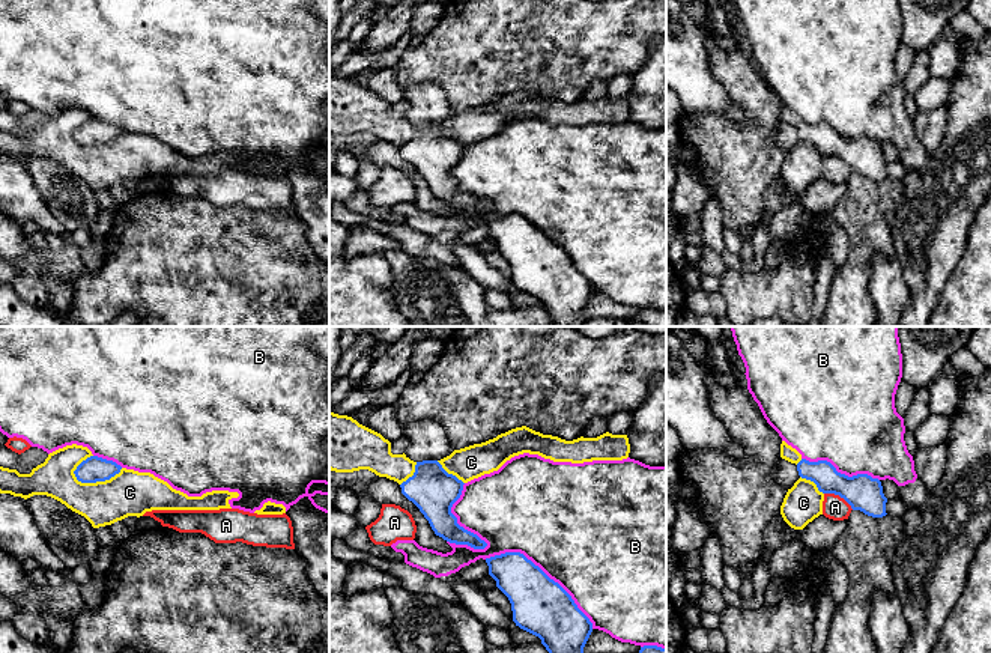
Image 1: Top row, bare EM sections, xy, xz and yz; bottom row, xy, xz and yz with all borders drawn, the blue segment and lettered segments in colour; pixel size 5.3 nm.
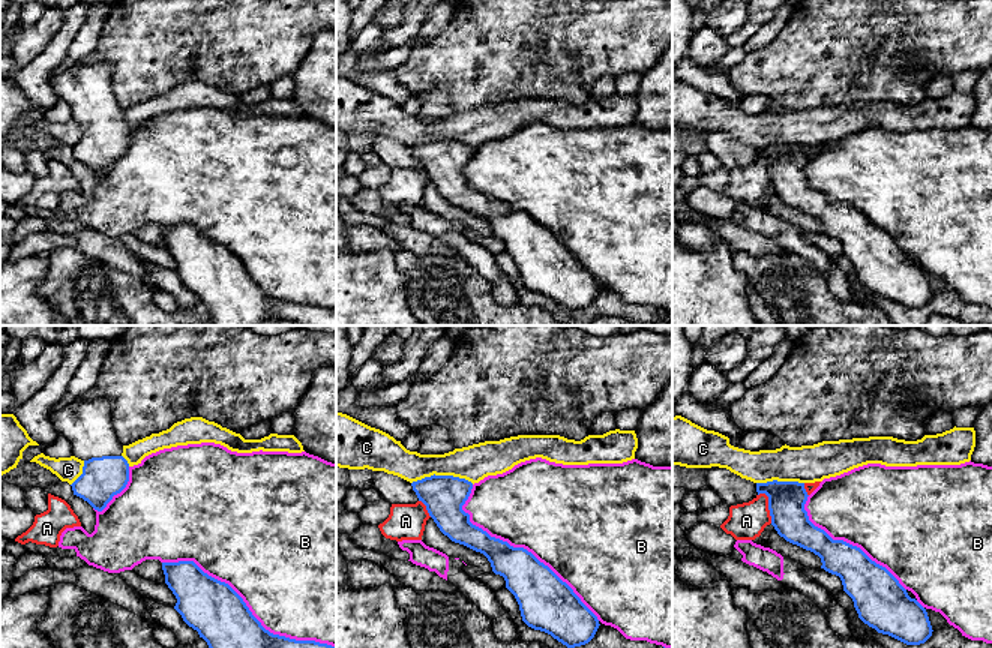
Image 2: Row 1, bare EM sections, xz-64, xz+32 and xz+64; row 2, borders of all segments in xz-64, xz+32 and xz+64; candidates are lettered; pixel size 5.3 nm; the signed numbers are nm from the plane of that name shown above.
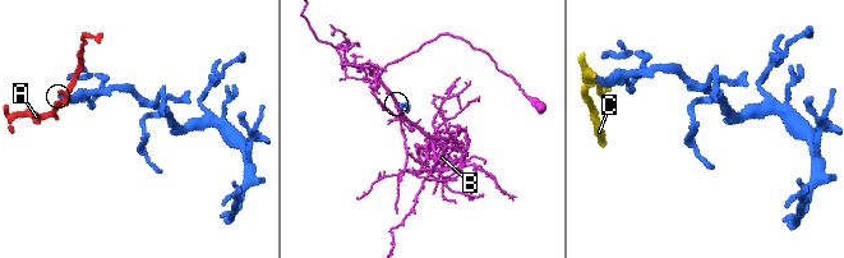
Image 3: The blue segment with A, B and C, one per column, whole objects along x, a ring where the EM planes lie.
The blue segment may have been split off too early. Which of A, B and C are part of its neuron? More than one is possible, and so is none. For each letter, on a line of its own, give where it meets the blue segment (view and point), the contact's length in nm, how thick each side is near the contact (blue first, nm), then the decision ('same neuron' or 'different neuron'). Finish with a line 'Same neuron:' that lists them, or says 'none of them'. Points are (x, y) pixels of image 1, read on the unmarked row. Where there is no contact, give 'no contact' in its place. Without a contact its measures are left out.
A: yz (839, 158) | 180 nm | 190/130 nm | different neuron
B: xz (542, 233) | 700 nm | 300/500 nm | different neuron
C: xy (96, 143) | 280 nm | 140/240 nm | different neuron
Same neuron: none of them

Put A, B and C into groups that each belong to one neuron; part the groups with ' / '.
A / B / C

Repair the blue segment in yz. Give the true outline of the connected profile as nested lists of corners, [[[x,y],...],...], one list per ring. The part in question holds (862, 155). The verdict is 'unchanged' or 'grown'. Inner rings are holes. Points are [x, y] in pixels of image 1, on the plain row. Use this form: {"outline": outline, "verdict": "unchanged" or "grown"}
{"outline": [[[780,120],[770,140],[786,153],[802,140],[814,144],[823,156],[839,158],[853,173],[860,173],[872,181],[887,178],[887,161],[883,156],[883,149],[878,141],[872,141],[868,137],[848,140],[838,135],[827,123],[809,125],[802,122],[796,128]]], "verdict": "grown"}

